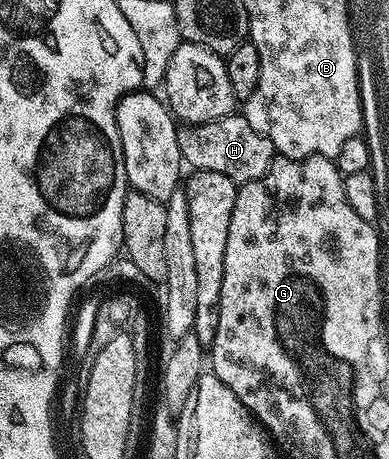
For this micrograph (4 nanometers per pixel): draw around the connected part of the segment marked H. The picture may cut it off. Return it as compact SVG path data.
M233 113L208 123L184 125L178 130L178 149L181 160L196 171L222 173L237 185L260 179L272 168L272 143L246 121L243 114Z

